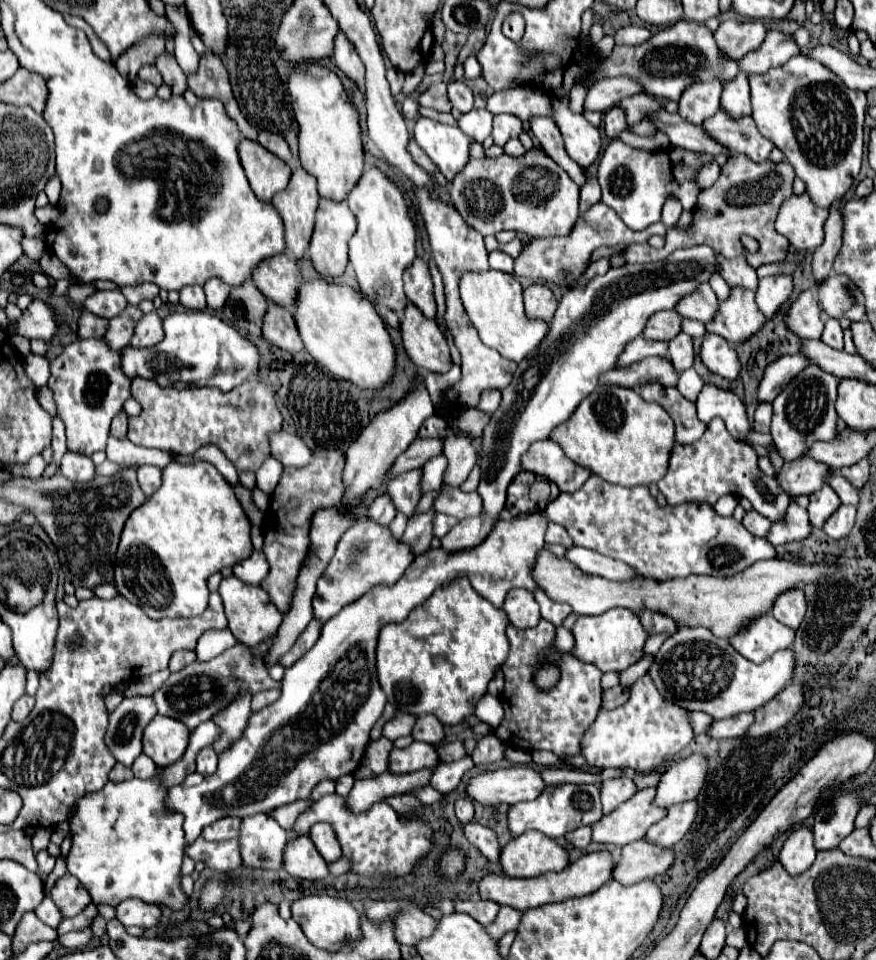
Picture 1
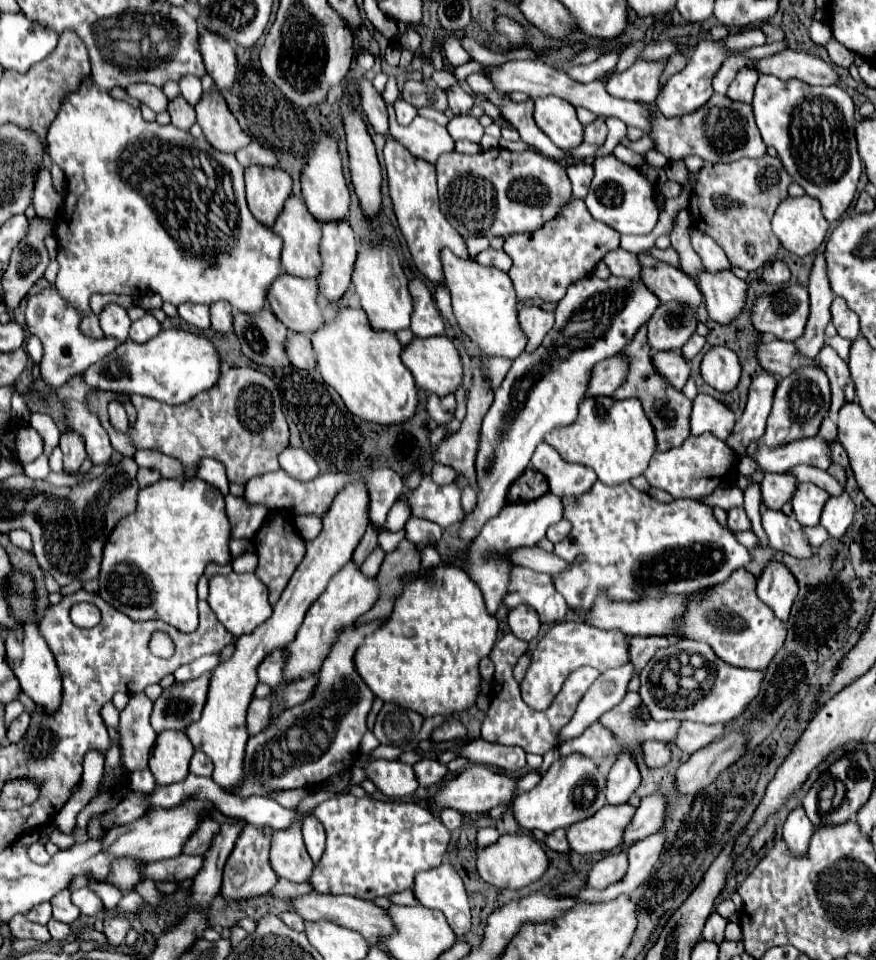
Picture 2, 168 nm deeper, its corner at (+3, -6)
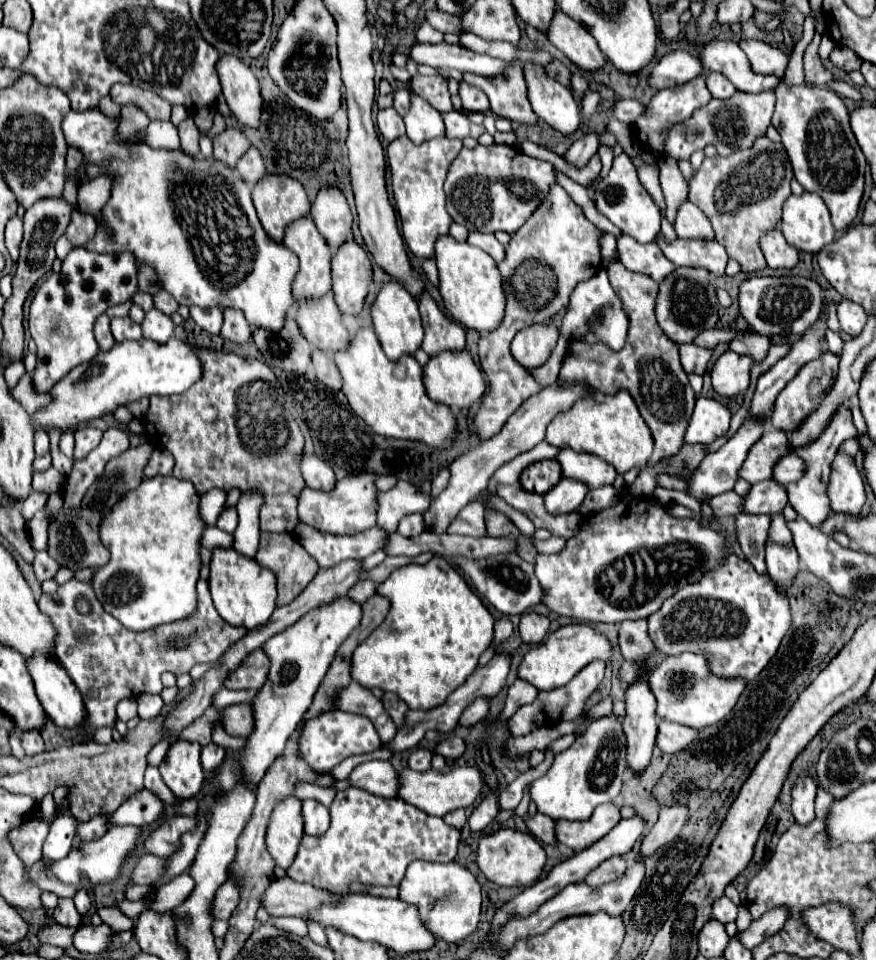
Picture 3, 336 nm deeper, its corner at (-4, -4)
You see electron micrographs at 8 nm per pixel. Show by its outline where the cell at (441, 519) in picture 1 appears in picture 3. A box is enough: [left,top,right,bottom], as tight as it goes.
[397,515,423,537]

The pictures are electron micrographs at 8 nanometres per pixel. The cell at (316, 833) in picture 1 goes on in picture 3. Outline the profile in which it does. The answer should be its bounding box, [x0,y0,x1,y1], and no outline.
[303,799,329,835]

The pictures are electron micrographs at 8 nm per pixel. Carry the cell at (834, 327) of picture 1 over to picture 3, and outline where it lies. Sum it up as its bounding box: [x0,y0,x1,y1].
[787,407,857,527]

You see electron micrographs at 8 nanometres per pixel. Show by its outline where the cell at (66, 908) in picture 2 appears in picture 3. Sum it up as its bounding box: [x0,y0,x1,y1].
[53,899,81,927]

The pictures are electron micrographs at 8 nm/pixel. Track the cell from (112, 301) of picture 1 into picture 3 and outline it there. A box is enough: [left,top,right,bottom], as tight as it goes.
[111,317,141,343]

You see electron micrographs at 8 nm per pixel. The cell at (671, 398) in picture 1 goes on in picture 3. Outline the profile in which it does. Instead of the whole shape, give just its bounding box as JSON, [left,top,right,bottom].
[559,261,695,463]

